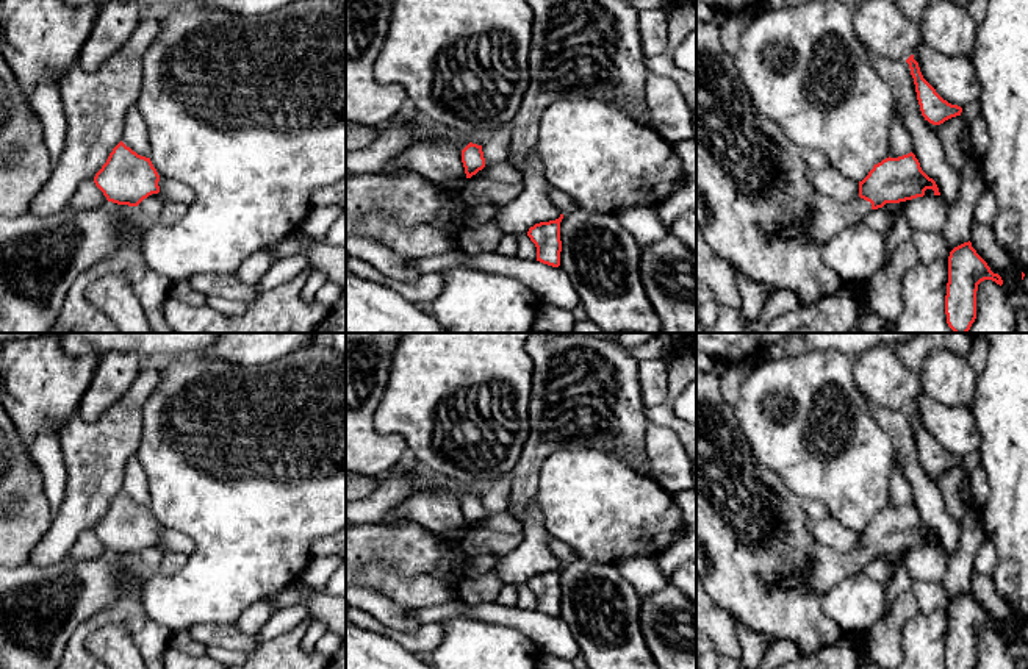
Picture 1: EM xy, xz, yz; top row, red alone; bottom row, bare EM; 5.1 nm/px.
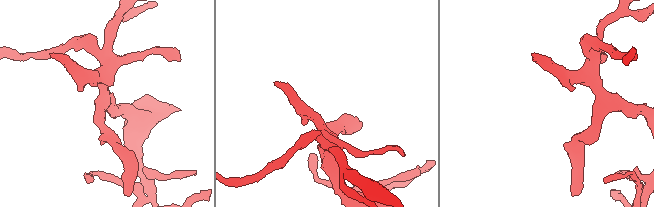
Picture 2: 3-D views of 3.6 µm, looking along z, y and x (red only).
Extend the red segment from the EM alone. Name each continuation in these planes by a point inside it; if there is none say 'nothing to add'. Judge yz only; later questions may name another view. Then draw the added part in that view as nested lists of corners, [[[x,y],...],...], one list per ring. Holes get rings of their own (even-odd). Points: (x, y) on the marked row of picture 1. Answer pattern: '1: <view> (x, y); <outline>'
1: yz (828, 216); [[[817,194],[812,199],[811,216],[806,224],[806,234],[818,245],[823,245],[831,236],[843,227],[864,220],[872,211],[872,203],[854,197],[840,203],[828,195]]]

